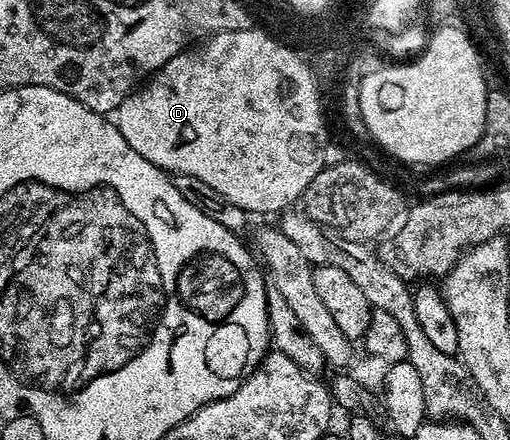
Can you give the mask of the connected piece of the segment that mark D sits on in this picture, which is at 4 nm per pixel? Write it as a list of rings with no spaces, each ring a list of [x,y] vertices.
[[[252,27],[245,30],[237,30],[232,33],[216,33],[204,40],[198,47],[188,47],[182,53],[178,53],[169,63],[162,65],[157,72],[152,73],[142,85],[136,88],[134,93],[126,97],[119,104],[119,108],[113,114],[115,126],[121,131],[125,143],[141,155],[141,159],[149,159],[168,175],[180,173],[181,175],[193,175],[201,179],[201,183],[209,183],[217,195],[229,199],[237,207],[241,207],[248,215],[255,213],[276,213],[282,214],[290,210],[291,205],[302,198],[303,193],[313,183],[315,176],[325,167],[323,161],[323,149],[329,142],[327,136],[327,121],[323,118],[323,101],[311,85],[310,77],[306,73],[297,74],[291,60],[284,58],[281,51],[277,51],[273,39],[262,28]]]

